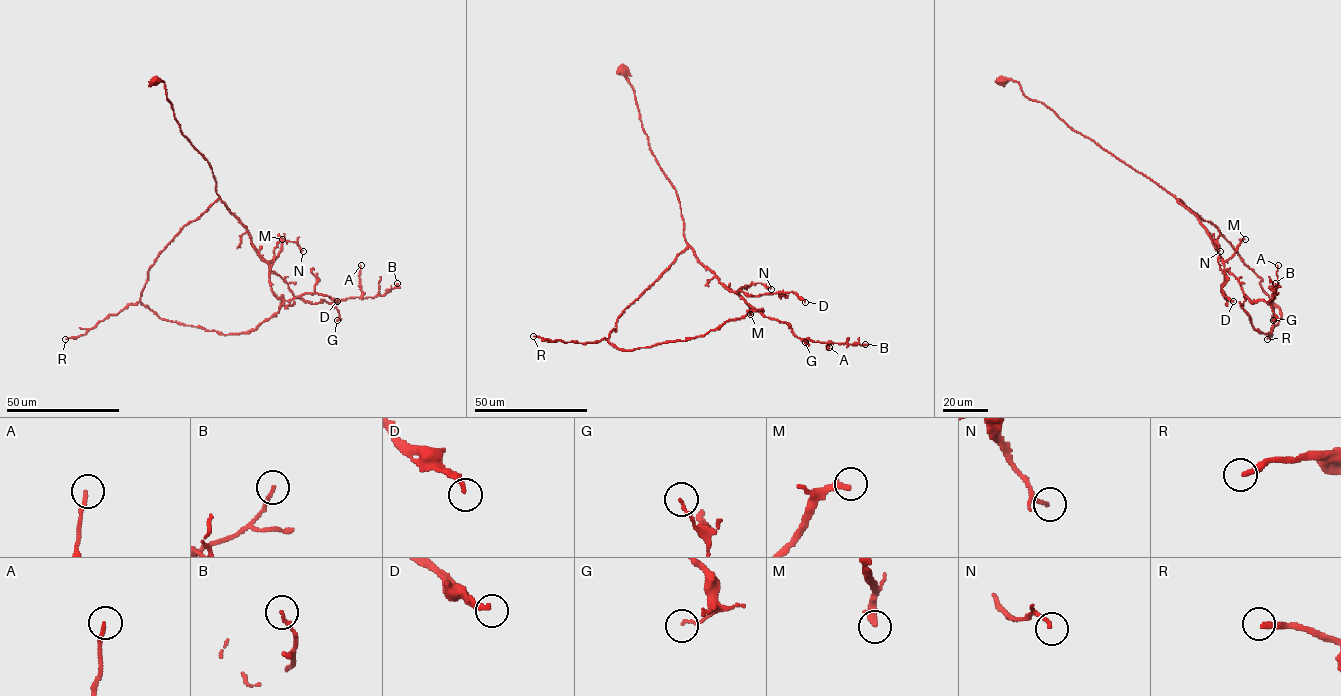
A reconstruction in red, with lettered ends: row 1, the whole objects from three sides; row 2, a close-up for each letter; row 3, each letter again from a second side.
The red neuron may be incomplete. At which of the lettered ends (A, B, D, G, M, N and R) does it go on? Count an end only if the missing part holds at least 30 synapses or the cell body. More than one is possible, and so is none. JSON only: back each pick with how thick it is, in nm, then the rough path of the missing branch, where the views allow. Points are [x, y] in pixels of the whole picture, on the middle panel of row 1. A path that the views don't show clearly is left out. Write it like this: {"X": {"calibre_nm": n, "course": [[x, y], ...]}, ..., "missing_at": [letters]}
{"D": {"calibre_nm": 240, "course": [[805, 302], [812, 309], [838, 315], [844, 330], [836, 332], [834, 322], [846, 311]]}, "M": {"calibre_nm": 280, "course": [[750, 314], [750, 322], [770, 299], [768, 284], [775, 273]]}, "R": {"calibre_nm": 240}, "missing_at": ["D", "M", "R"]}

